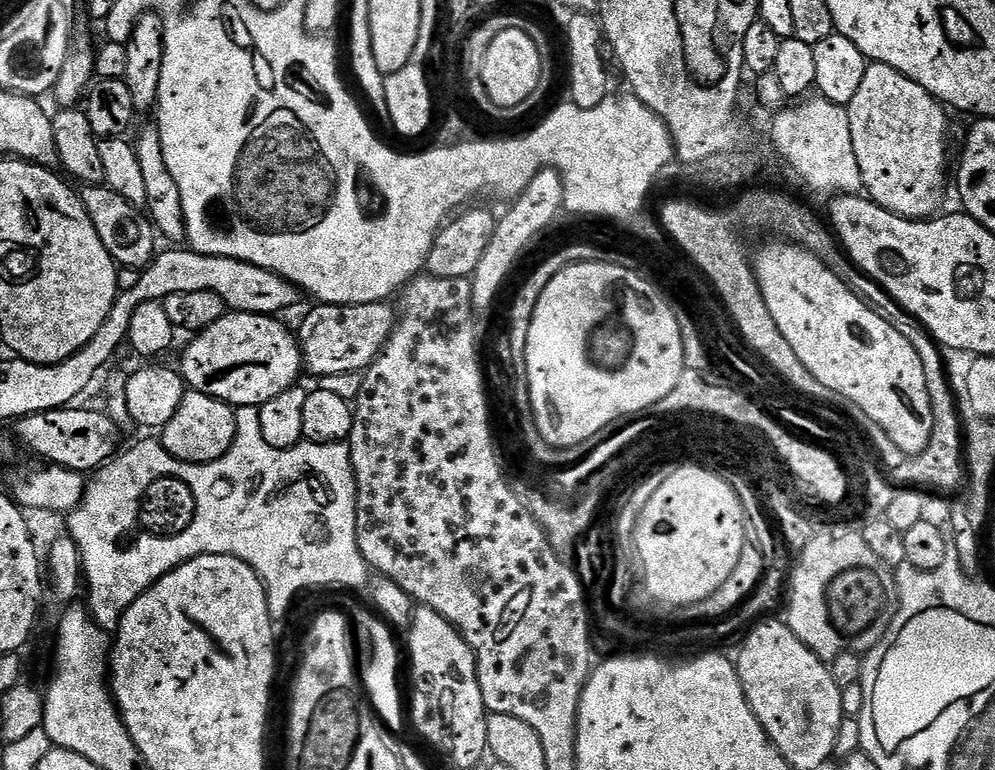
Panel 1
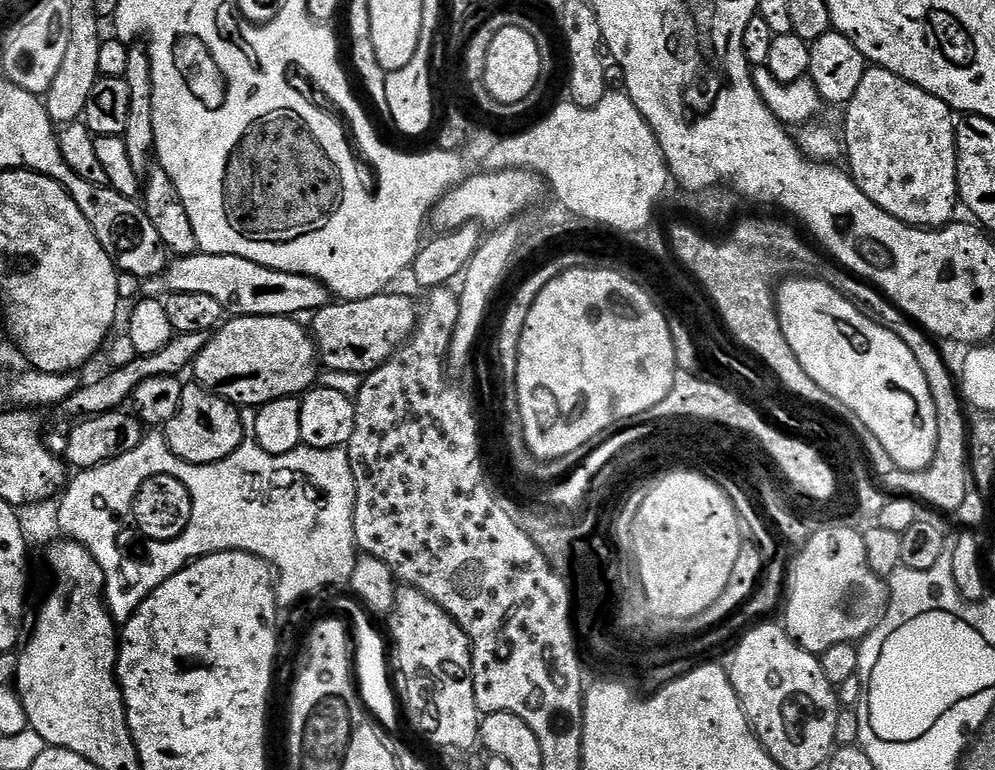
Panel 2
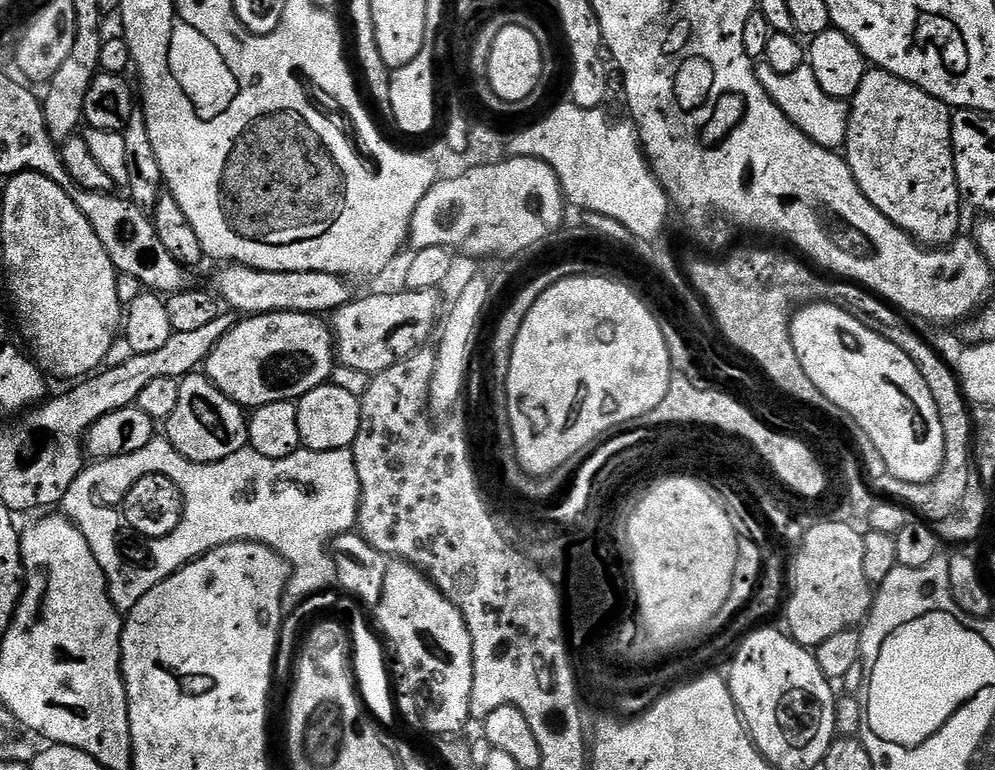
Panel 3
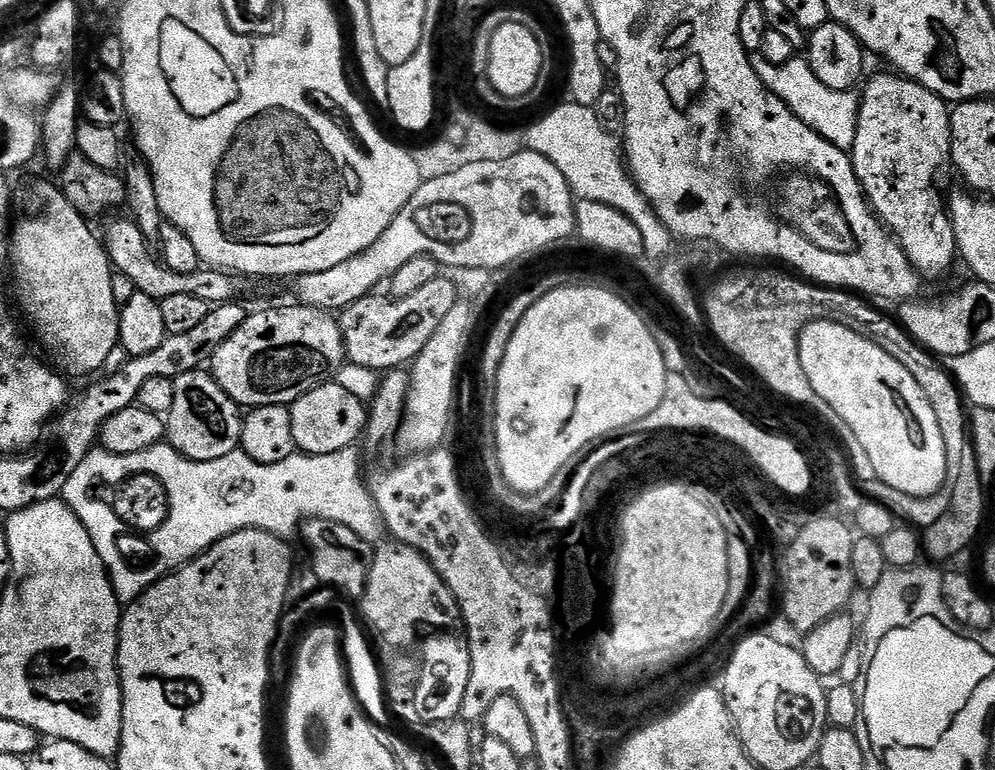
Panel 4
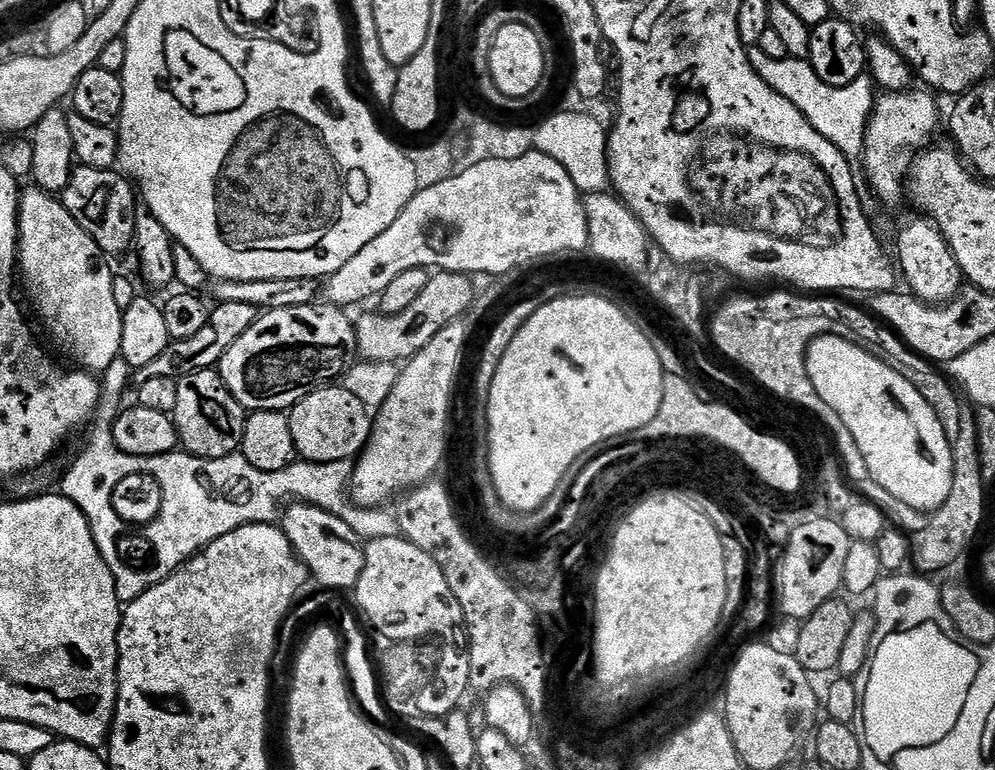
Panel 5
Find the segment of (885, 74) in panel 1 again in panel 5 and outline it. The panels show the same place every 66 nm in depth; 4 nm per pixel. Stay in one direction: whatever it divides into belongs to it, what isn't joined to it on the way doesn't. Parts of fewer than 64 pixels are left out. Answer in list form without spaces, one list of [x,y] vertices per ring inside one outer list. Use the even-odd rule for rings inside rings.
[[[923,90],[924,92],[916,91],[884,92],[877,95],[875,97],[872,116],[868,120],[862,167],[864,166],[864,172],[868,175],[869,186],[880,195],[880,200],[884,204],[896,204],[900,199],[902,201],[905,199],[906,177],[909,168],[912,167],[912,161],[917,153],[927,149],[933,143],[932,135],[935,134],[936,127],[942,124],[942,116],[940,120],[940,108],[936,105],[935,100],[937,97],[928,90]],[[927,218],[908,220],[900,228],[896,236],[898,256],[898,272],[906,283],[907,291],[917,300],[925,300],[928,304],[946,304],[953,300],[961,288],[965,287],[964,272],[958,266],[942,230]]]

